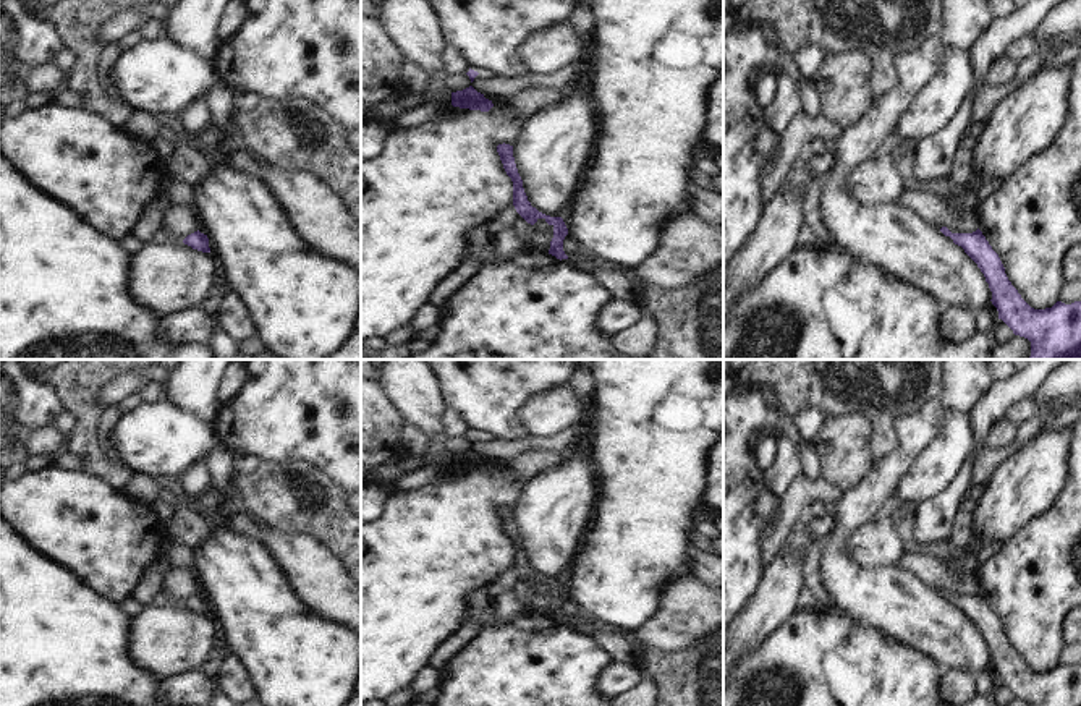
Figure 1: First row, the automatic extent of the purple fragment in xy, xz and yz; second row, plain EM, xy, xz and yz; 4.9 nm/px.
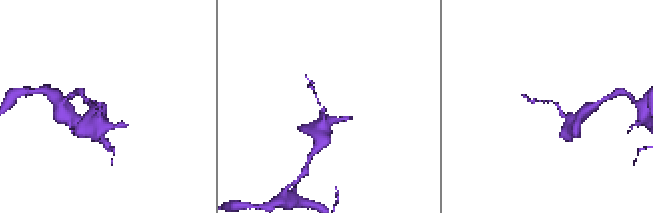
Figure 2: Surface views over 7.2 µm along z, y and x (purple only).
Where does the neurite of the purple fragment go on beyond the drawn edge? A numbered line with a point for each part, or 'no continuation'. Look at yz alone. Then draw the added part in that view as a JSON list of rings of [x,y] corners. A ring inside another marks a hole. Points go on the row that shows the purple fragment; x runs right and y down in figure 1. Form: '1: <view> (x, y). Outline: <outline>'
no continuation.

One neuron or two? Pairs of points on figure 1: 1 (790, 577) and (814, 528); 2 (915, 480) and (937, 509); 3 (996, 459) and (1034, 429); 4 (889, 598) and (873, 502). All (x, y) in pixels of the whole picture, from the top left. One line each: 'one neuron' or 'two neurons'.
1: two neurons
2: two neurons
3: one neuron
4: one neuron

